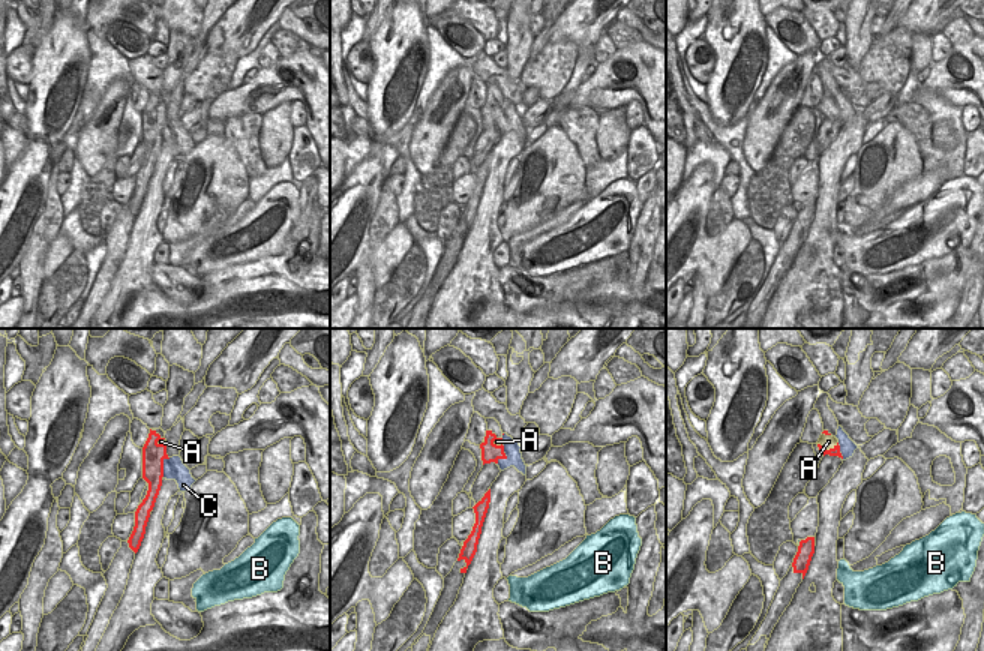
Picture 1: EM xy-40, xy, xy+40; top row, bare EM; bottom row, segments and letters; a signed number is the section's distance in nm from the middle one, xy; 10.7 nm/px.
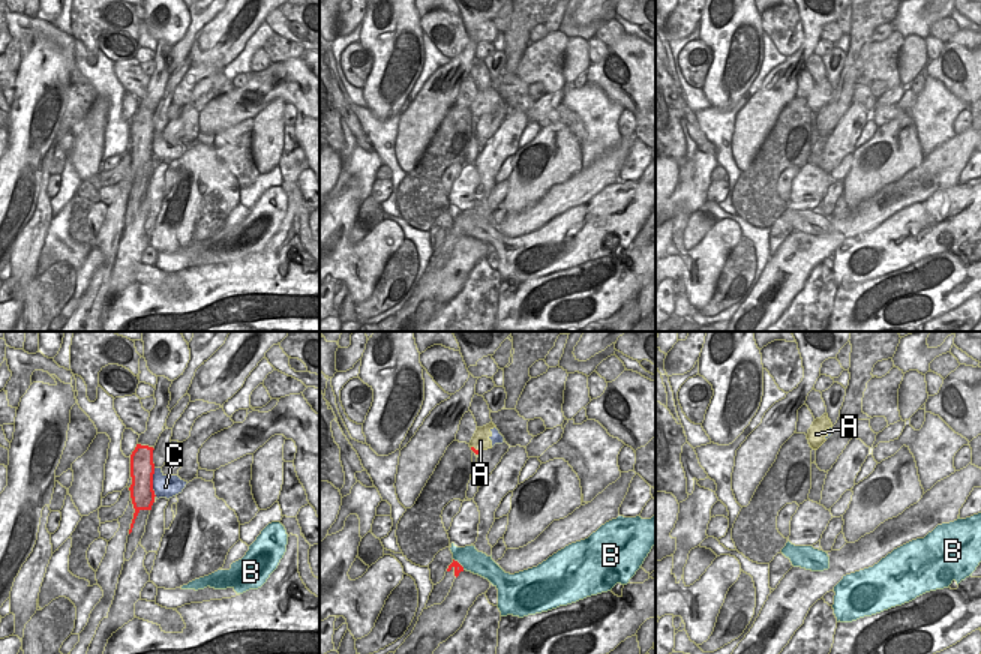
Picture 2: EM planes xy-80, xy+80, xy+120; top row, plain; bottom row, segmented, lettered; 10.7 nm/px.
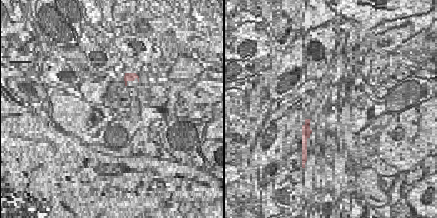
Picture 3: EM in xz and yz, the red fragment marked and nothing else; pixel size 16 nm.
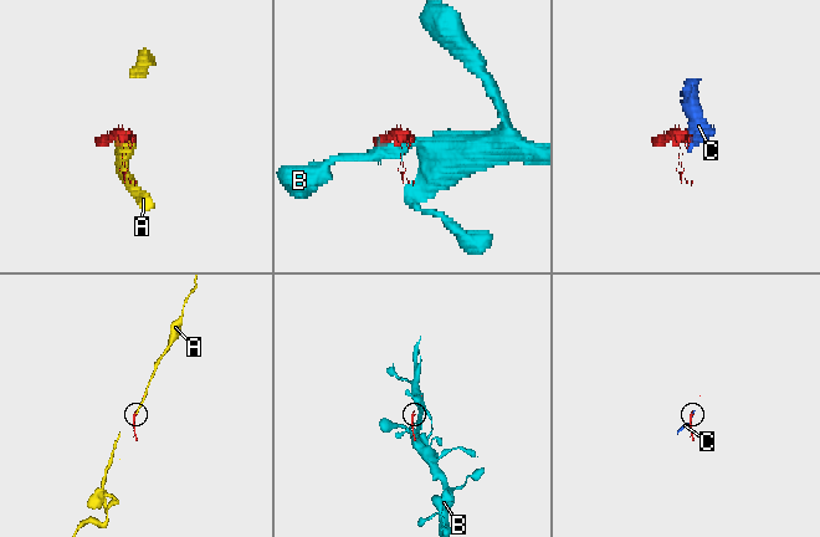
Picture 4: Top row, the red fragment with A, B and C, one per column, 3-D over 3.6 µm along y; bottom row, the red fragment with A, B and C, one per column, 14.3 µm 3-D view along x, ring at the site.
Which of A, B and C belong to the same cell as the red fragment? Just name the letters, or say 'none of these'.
none of these

